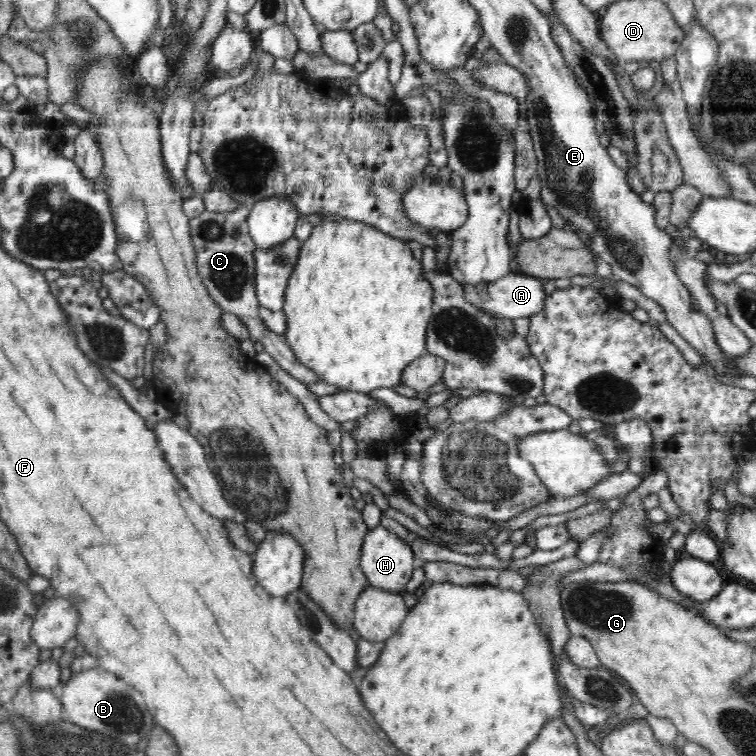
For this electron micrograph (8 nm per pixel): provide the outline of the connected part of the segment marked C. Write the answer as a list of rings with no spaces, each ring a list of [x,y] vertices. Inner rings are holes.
[[[240,205],[232,212],[216,213],[205,210],[200,216],[190,219],[190,236],[196,249],[198,274],[214,302],[220,305],[222,312],[235,314],[246,326],[249,331],[249,339],[253,344],[256,341],[262,342],[264,351],[268,352],[281,368],[294,378],[306,385],[318,382],[318,375],[296,359],[296,353],[290,350],[286,337],[270,331],[260,318],[261,304],[255,287],[254,250],[257,247],[249,235],[247,225],[249,214],[250,208]]]

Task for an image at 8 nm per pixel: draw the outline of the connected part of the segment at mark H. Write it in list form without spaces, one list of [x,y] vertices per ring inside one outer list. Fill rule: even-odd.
[[[382,525],[367,531],[361,550],[360,568],[367,577],[368,587],[378,587],[390,590],[392,593],[402,593],[412,577],[414,565],[417,565],[417,560],[413,548],[394,532],[382,527]]]

